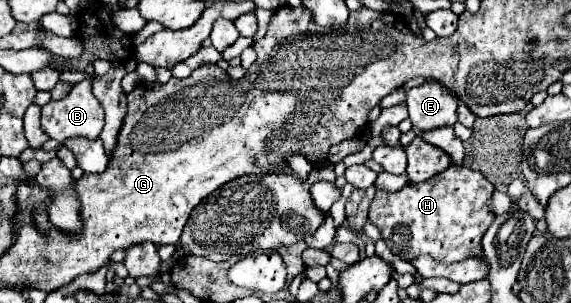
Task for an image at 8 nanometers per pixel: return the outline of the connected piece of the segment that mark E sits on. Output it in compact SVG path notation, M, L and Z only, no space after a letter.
M429 80L407 92L409 120L415 130L433 130L453 126L457 122L459 100L451 96L439 82Z

